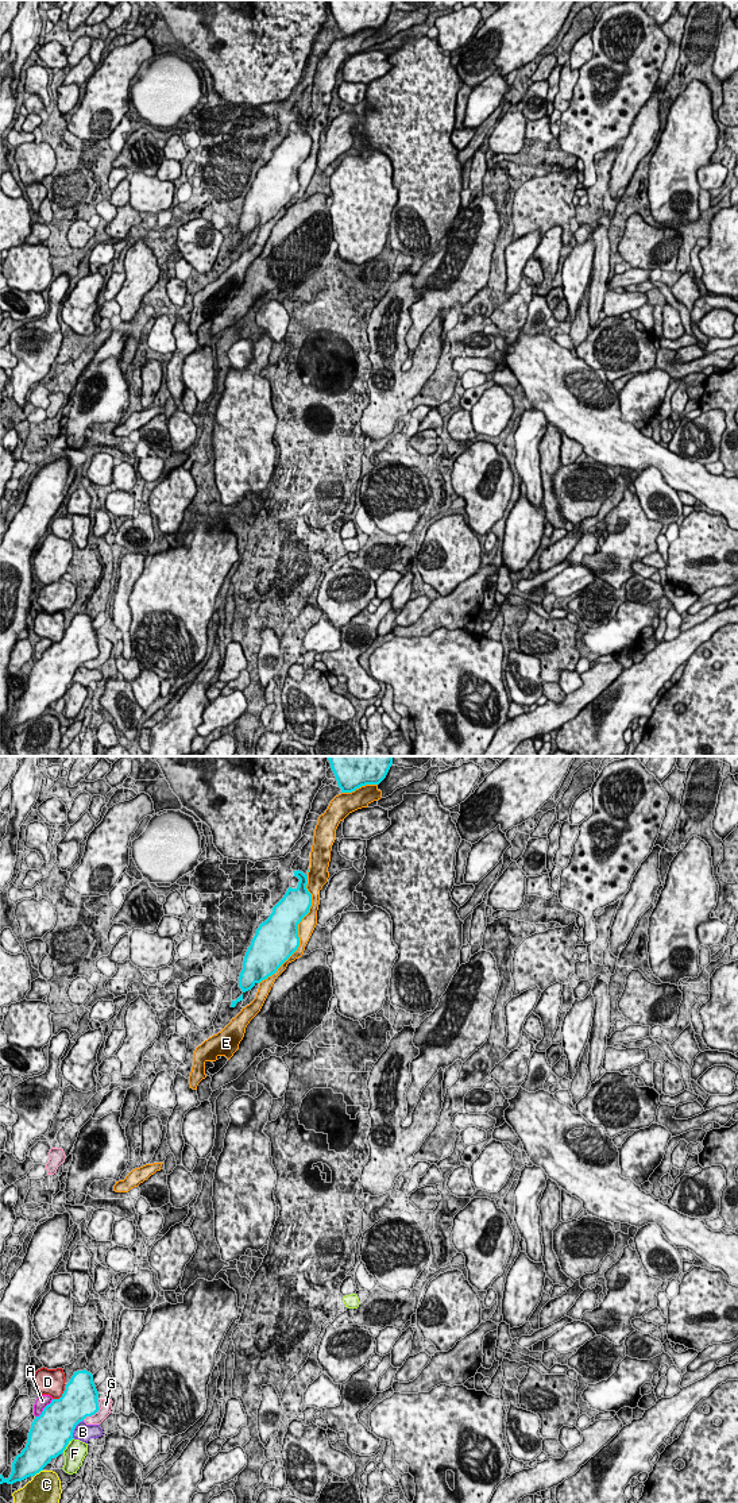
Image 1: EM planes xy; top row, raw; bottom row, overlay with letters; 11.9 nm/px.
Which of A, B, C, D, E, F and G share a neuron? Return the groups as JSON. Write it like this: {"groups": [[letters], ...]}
{"groups": [["A", "D"], ["B"], ["C"], ["E"], ["F"], ["G"]]}

